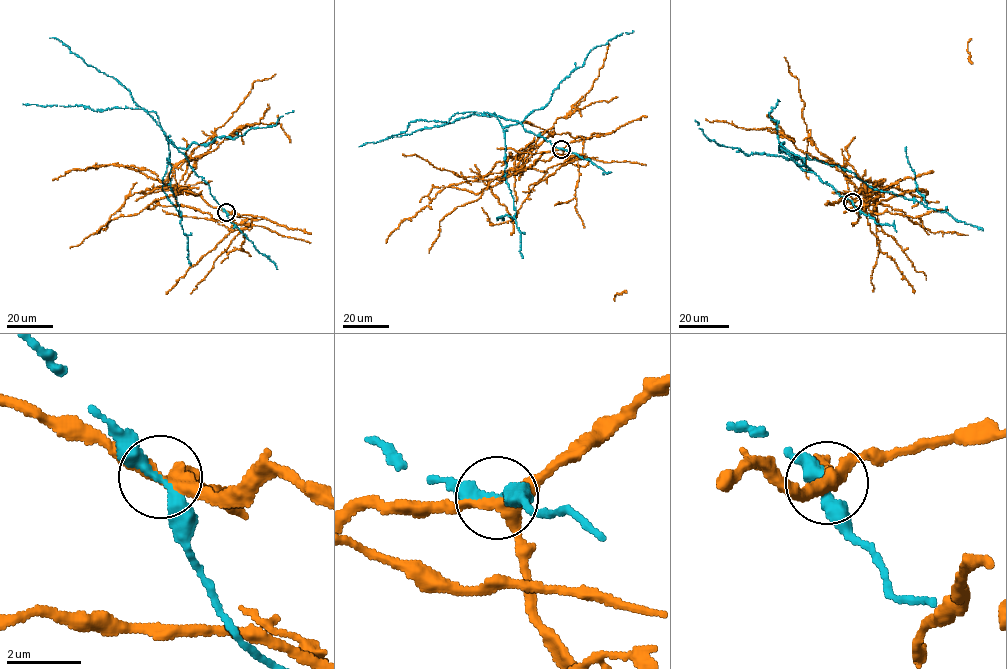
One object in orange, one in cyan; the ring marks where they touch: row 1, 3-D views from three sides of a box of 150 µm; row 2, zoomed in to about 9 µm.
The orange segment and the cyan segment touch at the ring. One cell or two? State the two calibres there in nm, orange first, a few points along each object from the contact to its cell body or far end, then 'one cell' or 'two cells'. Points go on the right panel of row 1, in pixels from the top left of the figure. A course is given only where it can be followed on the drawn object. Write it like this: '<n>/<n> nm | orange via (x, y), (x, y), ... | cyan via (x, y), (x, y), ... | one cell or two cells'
320/260 nm | orange via (852, 202), (884, 180), (868, 179), (856, 192), (843, 167), (803, 153), (778, 130), (705, 119) | cyan via (852, 202), (802, 170), (780, 145), (850, 171), (870, 187), (926, 206), (906, 147) | two cells

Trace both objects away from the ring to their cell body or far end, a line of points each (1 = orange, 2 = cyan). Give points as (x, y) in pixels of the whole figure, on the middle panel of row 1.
1: (561, 149), (477, 193), (448, 187), (486, 176), (575, 111), (598, 75), (607, 43)
2: (561, 149), (515, 120), (483, 113), (494, 113), (503, 127), (515, 211), (514, 219), (497, 218), (501, 221)

